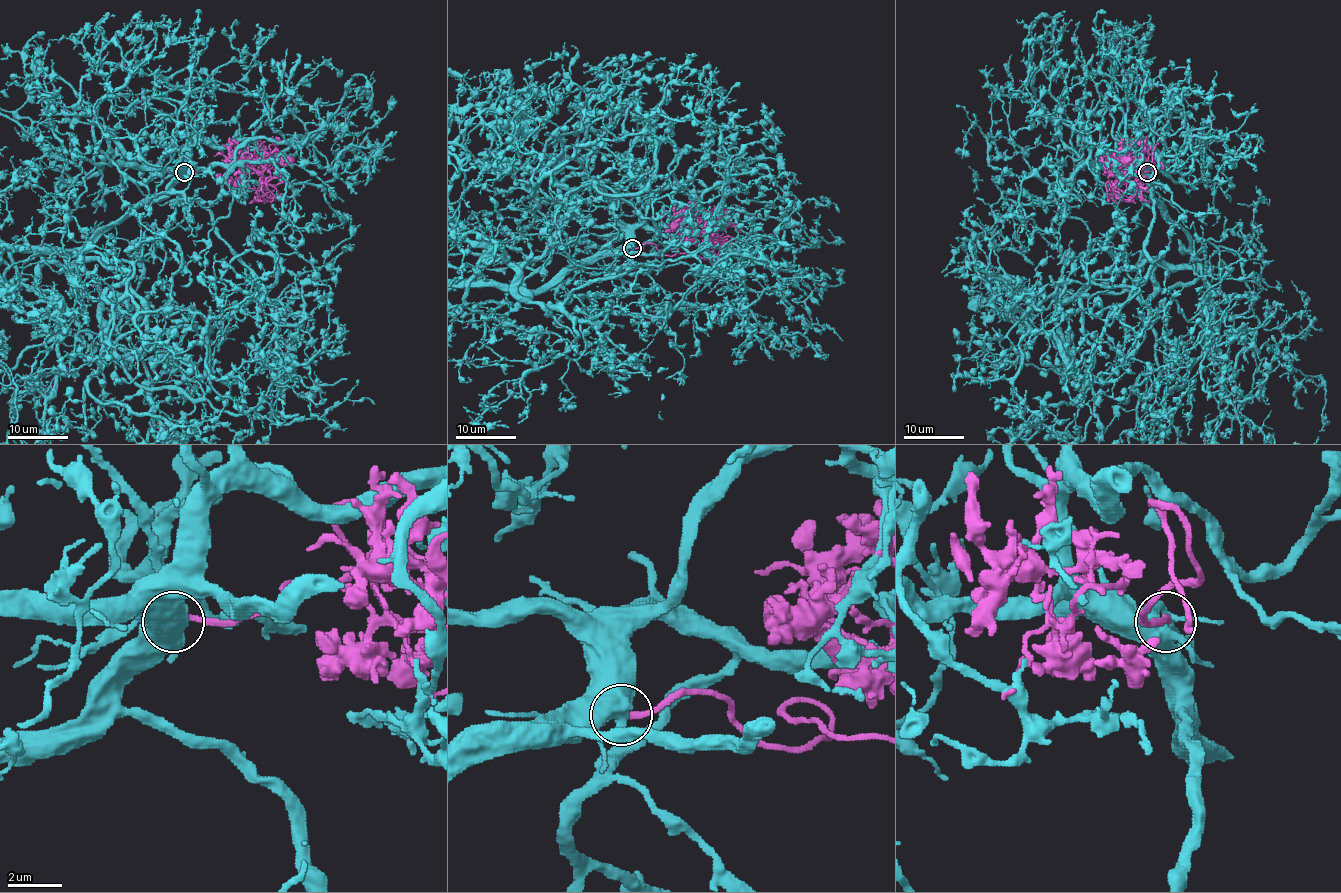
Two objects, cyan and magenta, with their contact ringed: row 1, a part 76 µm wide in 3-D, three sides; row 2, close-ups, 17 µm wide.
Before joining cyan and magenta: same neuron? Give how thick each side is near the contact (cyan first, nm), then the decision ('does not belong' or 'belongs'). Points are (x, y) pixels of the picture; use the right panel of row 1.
calibres 500 and 240 nm; does not belong

